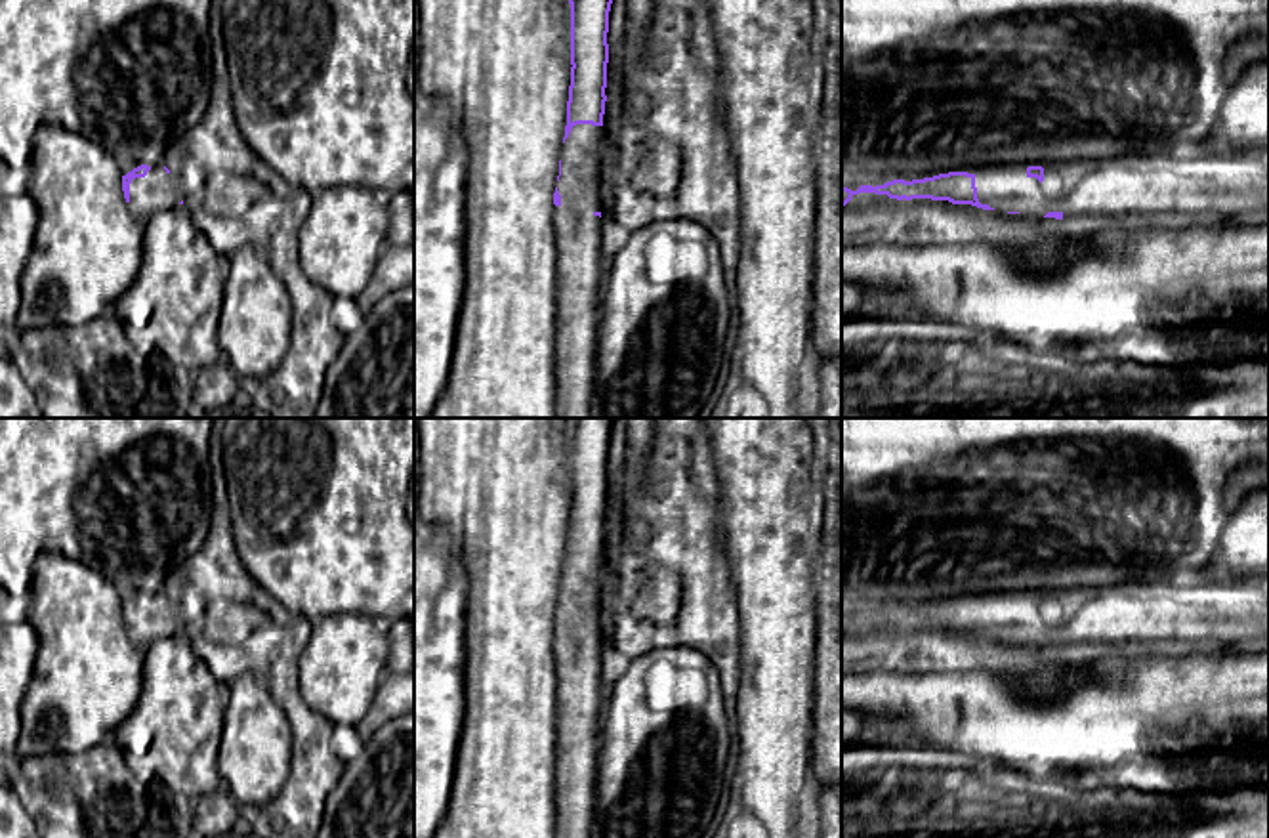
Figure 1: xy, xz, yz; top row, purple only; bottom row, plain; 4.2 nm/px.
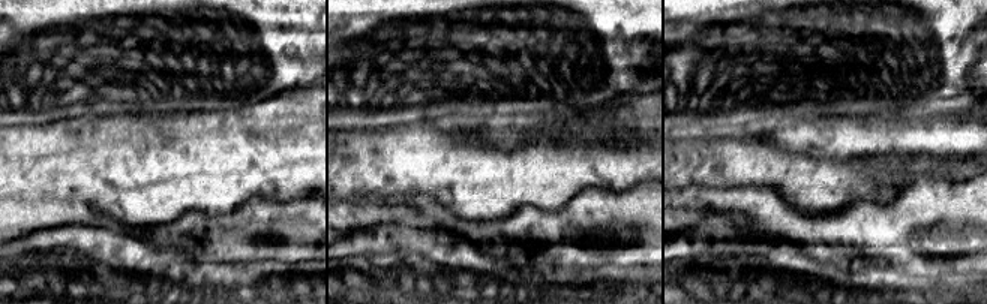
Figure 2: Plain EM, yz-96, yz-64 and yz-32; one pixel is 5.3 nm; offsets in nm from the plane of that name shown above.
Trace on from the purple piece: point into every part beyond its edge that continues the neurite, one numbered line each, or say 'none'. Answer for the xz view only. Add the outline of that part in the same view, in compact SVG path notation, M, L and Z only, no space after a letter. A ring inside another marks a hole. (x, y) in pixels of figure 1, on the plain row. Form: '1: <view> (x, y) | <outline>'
1: xz (582, 697) | M572 554L561 578L557 618L561 632L553 639L557 672L557 758L555 758L555 838L593 838L597 760L601 750L609 689L603 683L607 666L603 639L603 555Z

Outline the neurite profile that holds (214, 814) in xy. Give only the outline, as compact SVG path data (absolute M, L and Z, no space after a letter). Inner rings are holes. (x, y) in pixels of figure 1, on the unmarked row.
M223 785L195 800L193 836L218 838L240 827L239 804Z

